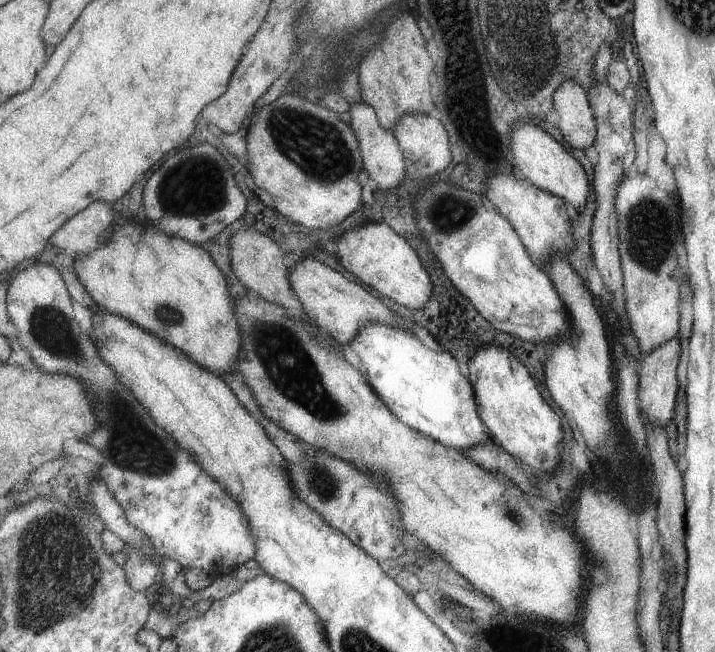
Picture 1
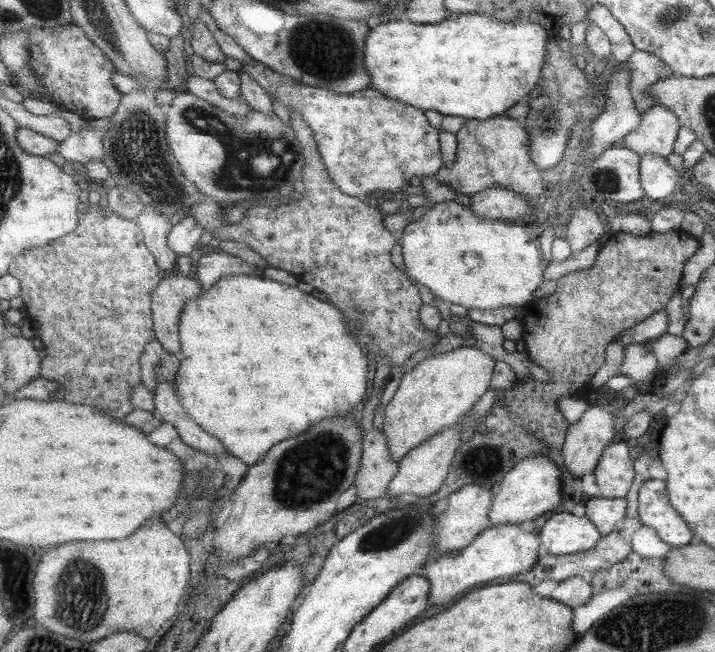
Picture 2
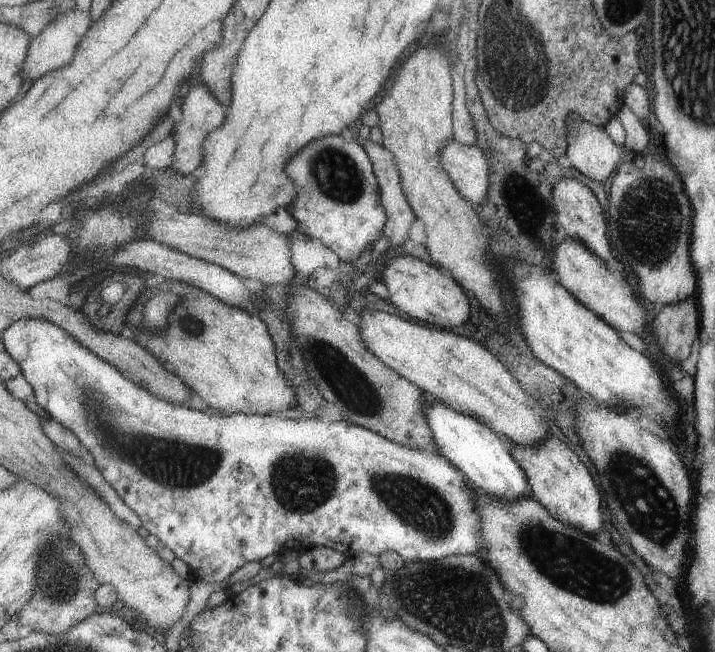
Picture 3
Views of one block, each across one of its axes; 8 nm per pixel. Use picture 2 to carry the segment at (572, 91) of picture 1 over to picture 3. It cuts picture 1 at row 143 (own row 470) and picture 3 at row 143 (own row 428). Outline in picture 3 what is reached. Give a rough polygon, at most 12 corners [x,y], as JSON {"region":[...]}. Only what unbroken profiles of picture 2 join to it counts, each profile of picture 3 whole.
{"region":[[571,118],[569,160],[605,182],[623,146],[605,128]]}

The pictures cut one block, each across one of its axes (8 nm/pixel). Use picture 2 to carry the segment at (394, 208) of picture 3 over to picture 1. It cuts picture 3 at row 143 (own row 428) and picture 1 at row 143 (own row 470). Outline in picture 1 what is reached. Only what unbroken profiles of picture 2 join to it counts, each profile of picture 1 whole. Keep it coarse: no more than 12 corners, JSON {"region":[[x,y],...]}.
{"region":[[349,102],[365,168],[381,196],[399,190],[407,160],[371,104]]}

